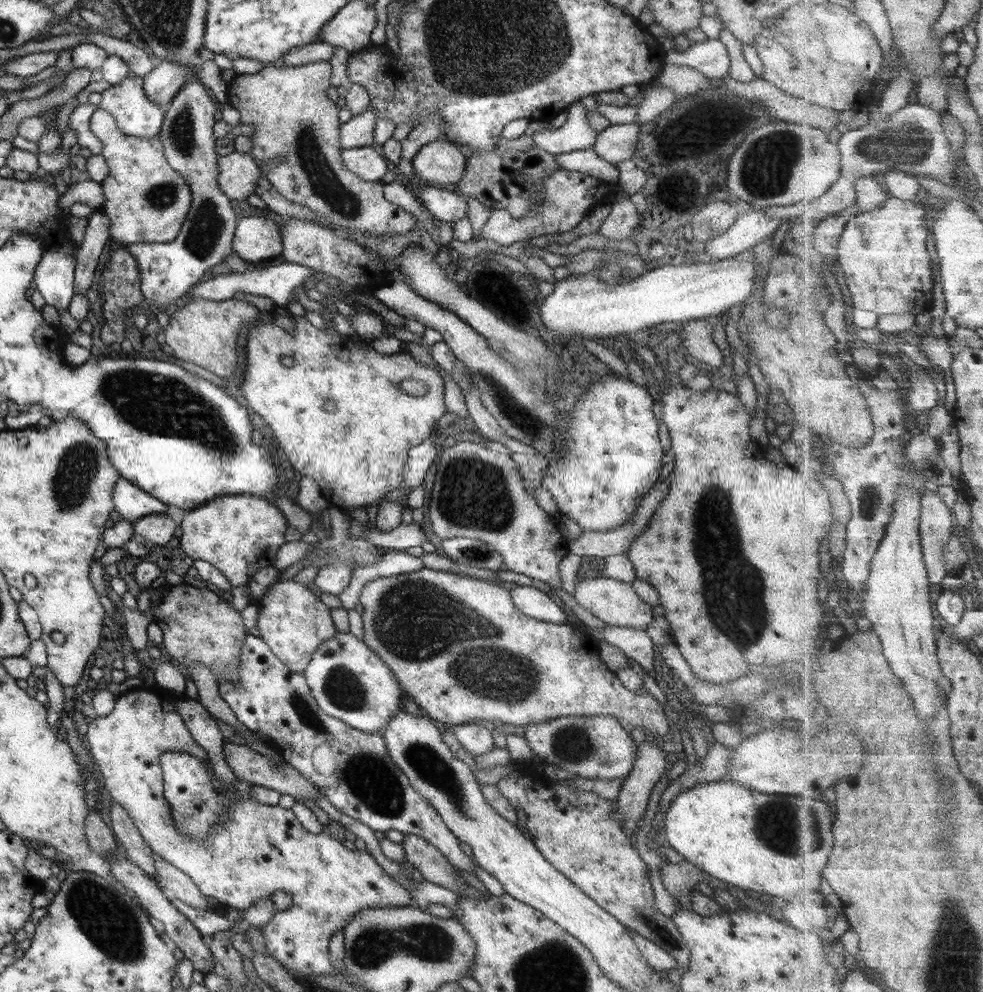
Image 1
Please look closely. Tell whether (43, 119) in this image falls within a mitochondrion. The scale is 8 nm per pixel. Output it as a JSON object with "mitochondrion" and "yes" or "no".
{"mitochondrion":"no"}

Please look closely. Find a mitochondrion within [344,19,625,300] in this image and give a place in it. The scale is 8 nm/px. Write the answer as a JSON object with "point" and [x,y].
{"point":[548,65]}

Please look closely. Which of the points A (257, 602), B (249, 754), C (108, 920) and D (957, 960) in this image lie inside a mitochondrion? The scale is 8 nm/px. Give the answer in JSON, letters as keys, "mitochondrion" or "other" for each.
{"A":"other","B":"other","C":"mitochondrion","D":"mitochondrion"}

